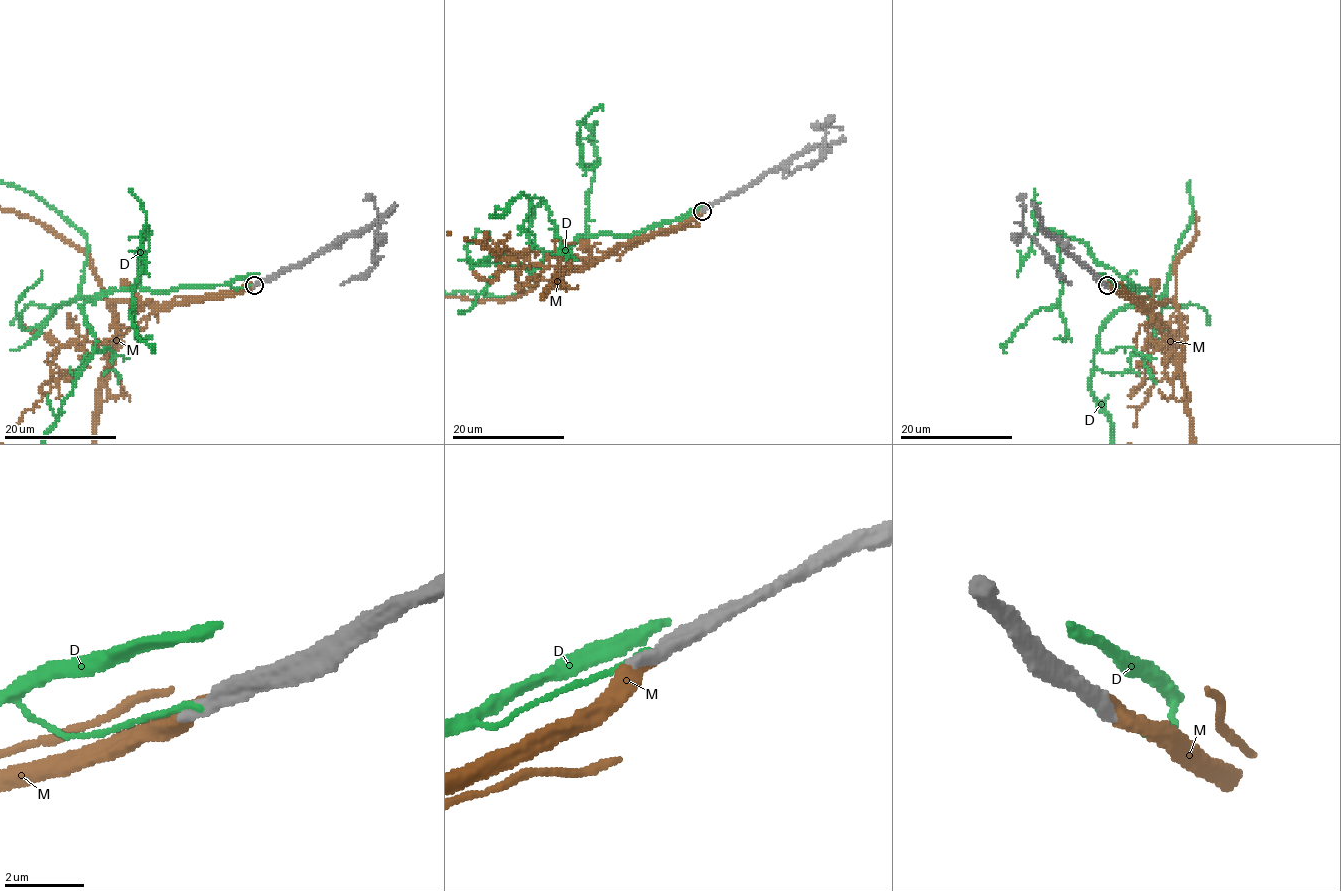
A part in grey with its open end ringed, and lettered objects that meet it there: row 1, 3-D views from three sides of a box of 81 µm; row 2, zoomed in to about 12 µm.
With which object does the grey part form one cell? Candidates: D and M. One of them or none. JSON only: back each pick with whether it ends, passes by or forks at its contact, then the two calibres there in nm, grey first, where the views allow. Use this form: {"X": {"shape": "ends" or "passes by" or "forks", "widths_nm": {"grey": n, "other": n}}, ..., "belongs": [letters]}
{"M": {"shape": "ends", "widths_nm": {"grey": 480, "other": 400}}, "belongs": ["M"]}

